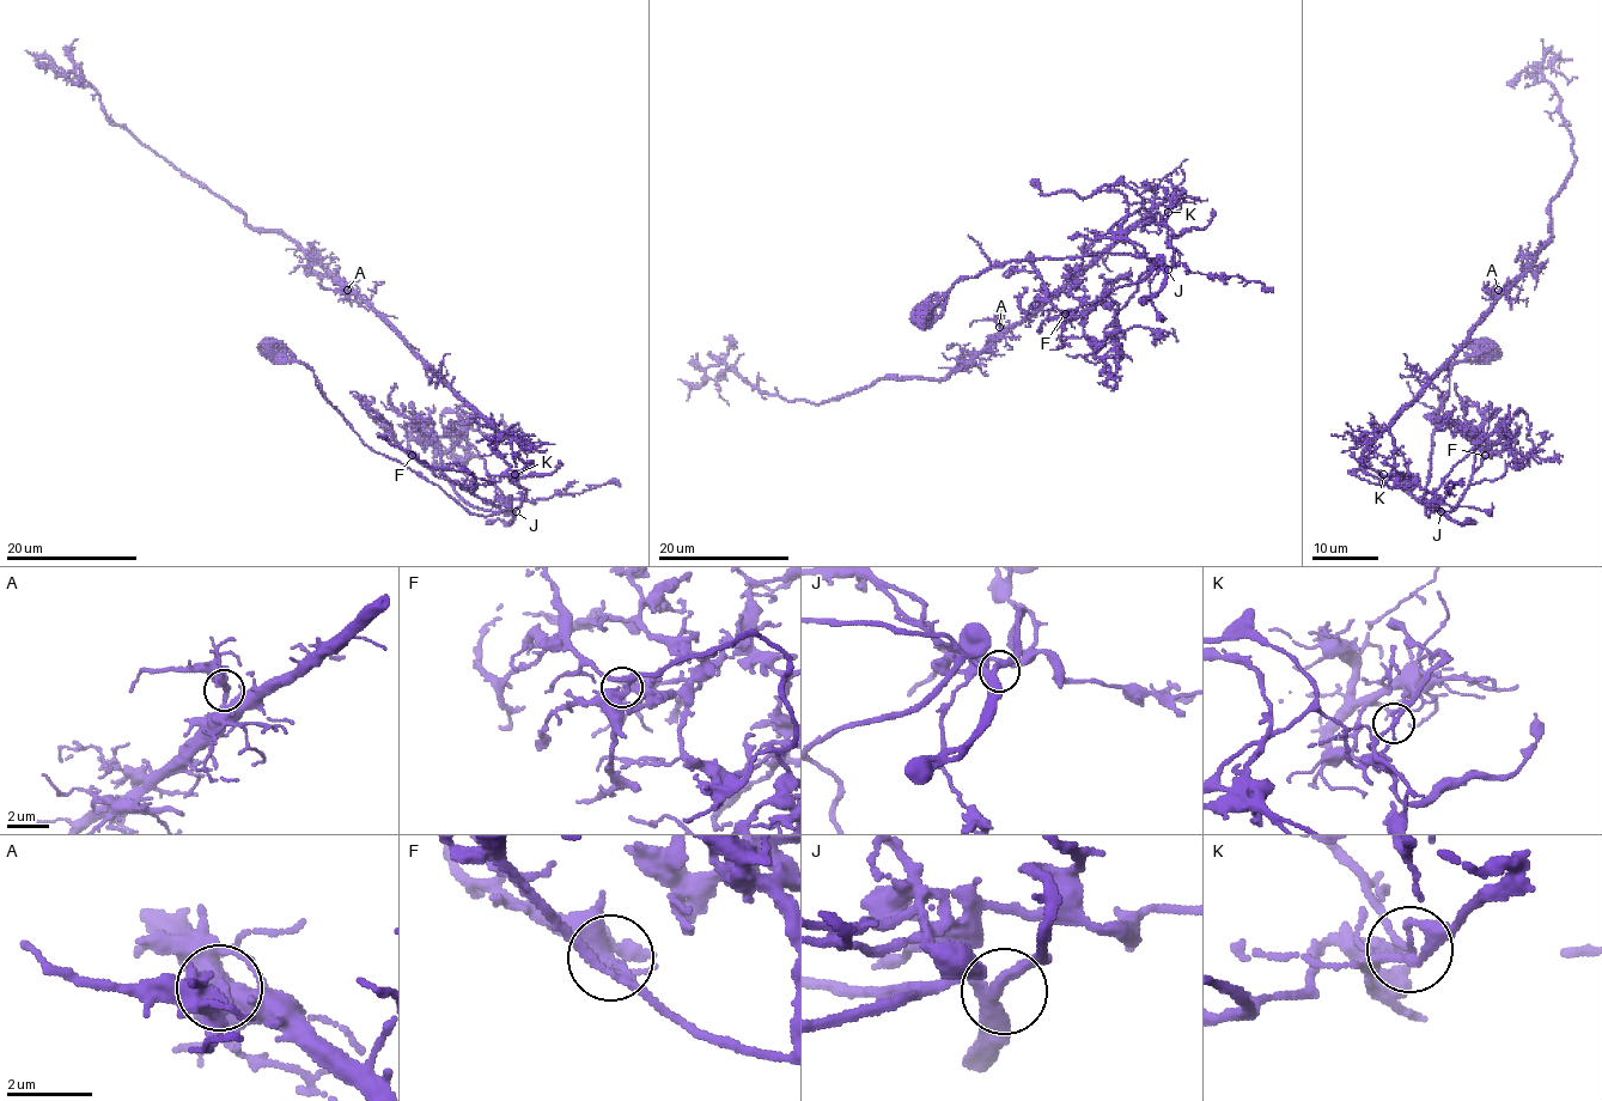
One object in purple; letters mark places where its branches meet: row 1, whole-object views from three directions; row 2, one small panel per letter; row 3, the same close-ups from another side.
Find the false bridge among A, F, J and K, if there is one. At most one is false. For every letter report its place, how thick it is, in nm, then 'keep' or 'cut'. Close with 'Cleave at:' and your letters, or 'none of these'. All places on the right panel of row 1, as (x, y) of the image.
A: at (1498, 290); 280 nm thick; keep
F: at (1485, 455); 180 nm thick; keep
J: at (1441, 511); 280 nm thick; keep
K: at (1383, 474); 160 nm thick; cut
Cleave at: K

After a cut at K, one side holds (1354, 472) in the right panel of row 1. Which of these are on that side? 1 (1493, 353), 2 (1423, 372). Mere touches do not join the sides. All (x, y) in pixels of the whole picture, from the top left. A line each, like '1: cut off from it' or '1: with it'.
1: with it
2: cut off from it

